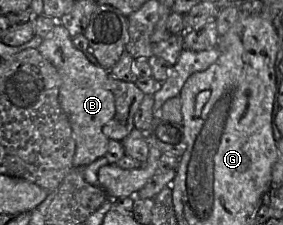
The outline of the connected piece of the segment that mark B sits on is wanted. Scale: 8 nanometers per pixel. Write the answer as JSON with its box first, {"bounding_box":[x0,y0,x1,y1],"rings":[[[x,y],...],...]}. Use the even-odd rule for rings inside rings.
{"bounding_box":[37,22,115,167],"rings":[[[56,22],[37,49],[55,66],[61,77],[59,104],[69,119],[75,140],[73,167],[85,167],[105,156],[108,149],[109,138],[103,129],[115,114],[114,95],[107,84],[108,71],[92,64],[86,55],[77,49],[68,30],[59,22]]]}

